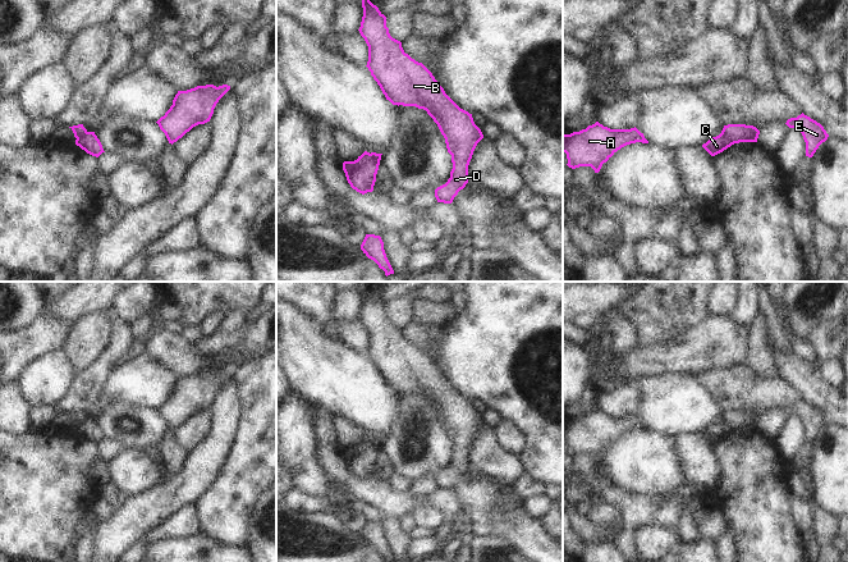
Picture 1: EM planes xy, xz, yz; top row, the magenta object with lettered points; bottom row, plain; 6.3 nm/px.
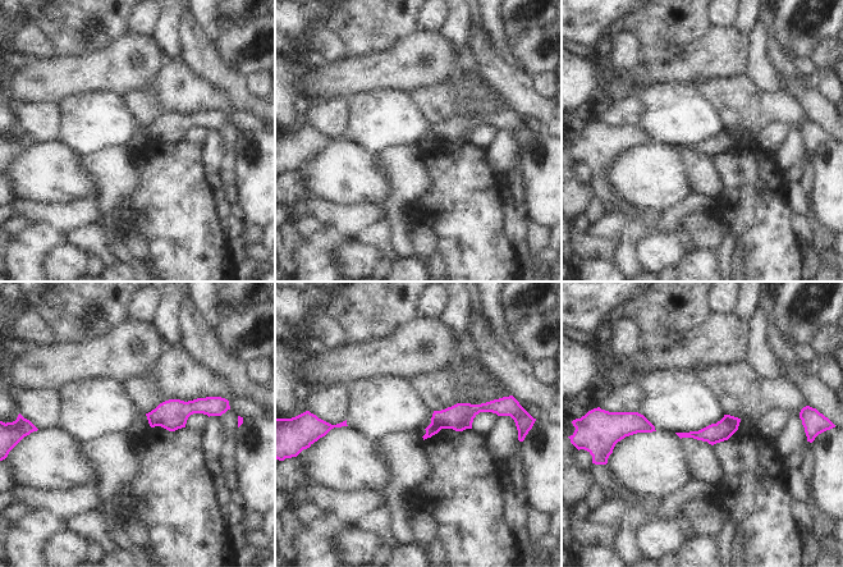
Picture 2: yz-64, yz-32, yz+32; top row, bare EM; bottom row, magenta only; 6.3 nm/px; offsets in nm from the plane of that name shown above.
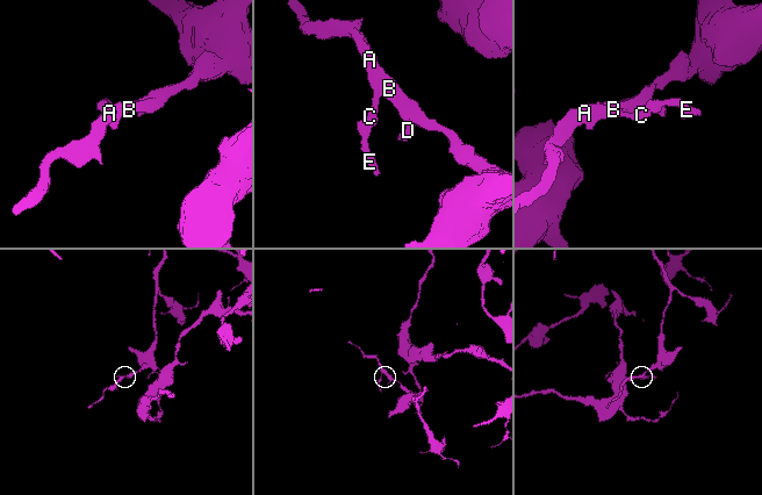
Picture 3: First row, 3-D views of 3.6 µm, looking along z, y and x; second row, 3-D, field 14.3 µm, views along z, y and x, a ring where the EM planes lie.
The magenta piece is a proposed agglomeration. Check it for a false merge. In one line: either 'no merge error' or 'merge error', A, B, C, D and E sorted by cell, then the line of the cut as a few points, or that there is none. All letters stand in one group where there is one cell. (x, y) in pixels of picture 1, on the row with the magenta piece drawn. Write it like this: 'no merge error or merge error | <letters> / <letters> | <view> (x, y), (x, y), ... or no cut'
merge error | A B C D / E | yz (722, 132), (734, 142)

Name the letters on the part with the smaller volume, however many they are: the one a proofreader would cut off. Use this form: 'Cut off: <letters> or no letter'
Cut off: E

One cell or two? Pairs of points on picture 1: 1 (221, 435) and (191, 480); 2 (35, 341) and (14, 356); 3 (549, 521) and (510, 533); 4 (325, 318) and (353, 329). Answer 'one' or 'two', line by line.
1: one
2: one
3: two
4: one

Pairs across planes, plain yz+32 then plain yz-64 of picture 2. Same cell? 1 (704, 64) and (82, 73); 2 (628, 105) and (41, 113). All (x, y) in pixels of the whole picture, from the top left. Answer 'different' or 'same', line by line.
1: same
2: same

